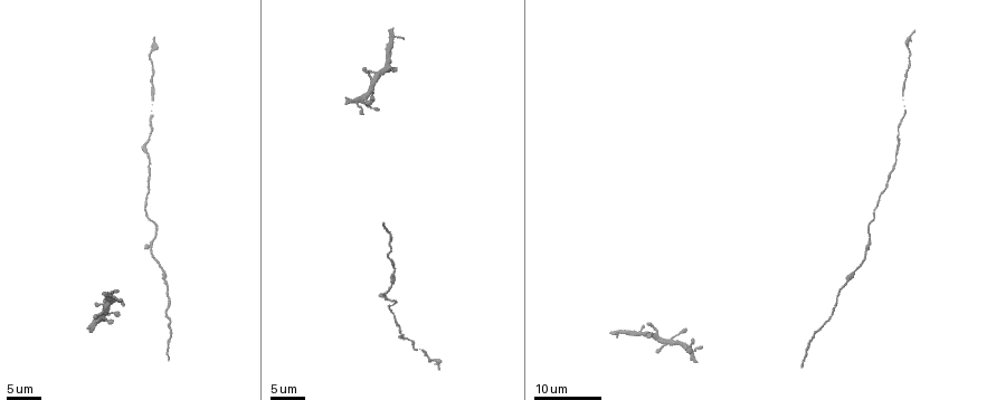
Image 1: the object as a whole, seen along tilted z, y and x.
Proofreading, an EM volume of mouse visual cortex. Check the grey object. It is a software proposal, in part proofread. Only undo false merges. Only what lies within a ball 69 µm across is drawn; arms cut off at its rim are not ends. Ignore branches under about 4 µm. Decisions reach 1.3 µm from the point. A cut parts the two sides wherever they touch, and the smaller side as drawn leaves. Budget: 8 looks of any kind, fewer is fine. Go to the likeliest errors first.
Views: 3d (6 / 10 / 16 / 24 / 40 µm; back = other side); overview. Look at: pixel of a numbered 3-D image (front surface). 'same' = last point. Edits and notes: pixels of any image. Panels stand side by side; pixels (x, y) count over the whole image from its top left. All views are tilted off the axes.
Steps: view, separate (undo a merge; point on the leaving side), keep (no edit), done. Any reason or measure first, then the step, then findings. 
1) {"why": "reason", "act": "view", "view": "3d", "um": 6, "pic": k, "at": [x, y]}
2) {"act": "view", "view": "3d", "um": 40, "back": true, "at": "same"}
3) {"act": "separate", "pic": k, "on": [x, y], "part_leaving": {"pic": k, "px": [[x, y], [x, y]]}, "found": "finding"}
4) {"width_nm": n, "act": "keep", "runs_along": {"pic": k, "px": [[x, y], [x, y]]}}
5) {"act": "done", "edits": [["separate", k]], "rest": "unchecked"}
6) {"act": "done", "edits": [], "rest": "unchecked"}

{"why": "sudden change in width", "act": "view", "view": "3d", "um": 24, "pic": 1, "at": [905, 77]}

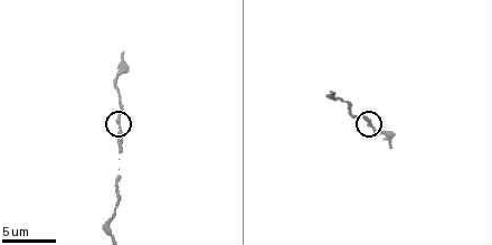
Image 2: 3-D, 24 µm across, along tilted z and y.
{"why": "zoom in", "act": "view", "view": "3d", "um": 10, "pic": 2, "at": [120, 127]}

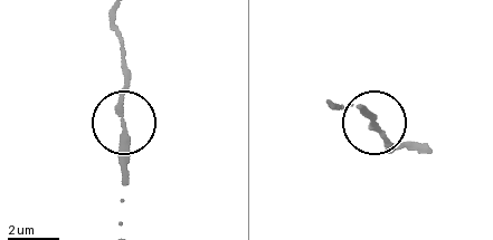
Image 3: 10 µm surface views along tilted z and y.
{"act": "keep", "found": "one neuron here"}

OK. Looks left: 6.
{"why": "three arms meet", "act": "view", "view": "3d", "um": 24, "pic": 1, "at": [153, 249]}

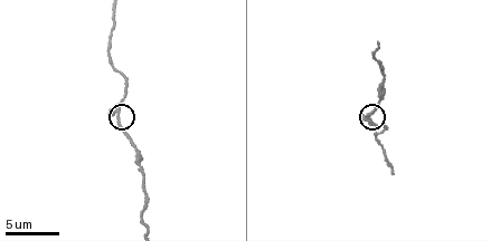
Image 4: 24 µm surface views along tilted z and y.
{"why": "closer look", "act": "view", "view": "3d", "um": 6, "pic": 4, "at": [116, 119]}

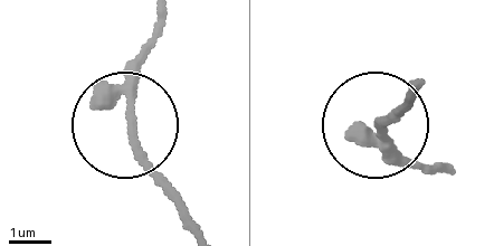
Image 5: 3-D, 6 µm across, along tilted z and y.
{"act": "keep", "runs_along": {"pic": 5, "px": [[192, 228], [127, 120], [148, 41]]}, "found": "one neuron here"}

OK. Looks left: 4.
{"why": "sudden change in width", "act": "view", "view": "3d", "um": 10, "pic": 4, "at": [141, 169]}

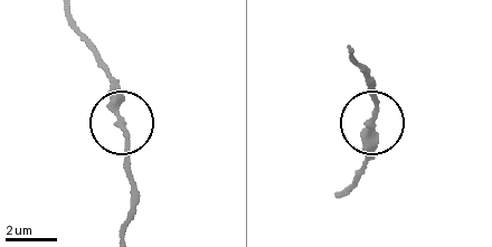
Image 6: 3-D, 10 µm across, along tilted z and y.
{"why": "other side", "act": "view", "view": "3d", "um": 10, "back": true, "pic": 6, "at": [372, 125]}

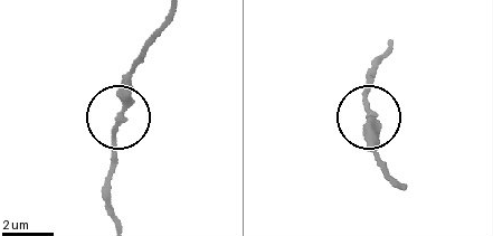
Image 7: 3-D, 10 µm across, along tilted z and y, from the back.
{"act": "keep", "runs_along": {"pic": 7, "px": [[364, 91], [367, 137], [377, 157]]}, "found": "all the same neuron"}

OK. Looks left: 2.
{"why": "thick turns thin", "act": "view", "view": "3d", "um": 24, "pic": 1, "at": [895, 151]}

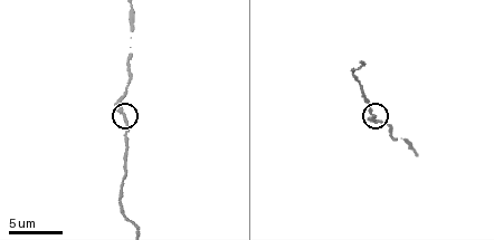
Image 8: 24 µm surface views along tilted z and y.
{"why": "zoom in", "act": "view", "view": "3d", "um": 10, "pic": 8, "at": [125, 113]}

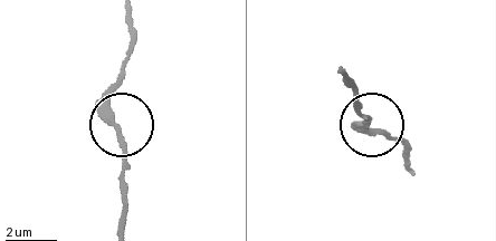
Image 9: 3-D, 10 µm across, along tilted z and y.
{"width_nm": 200, "act": "keep", "runs_along": {"pic": 9, "px": [[121, 227], [124, 142], [106, 98], [121, 63]]}, "found": "continuous, no second neuron"}

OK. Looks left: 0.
{"act": "done", "edits": [], "rest": "unchecked"}

